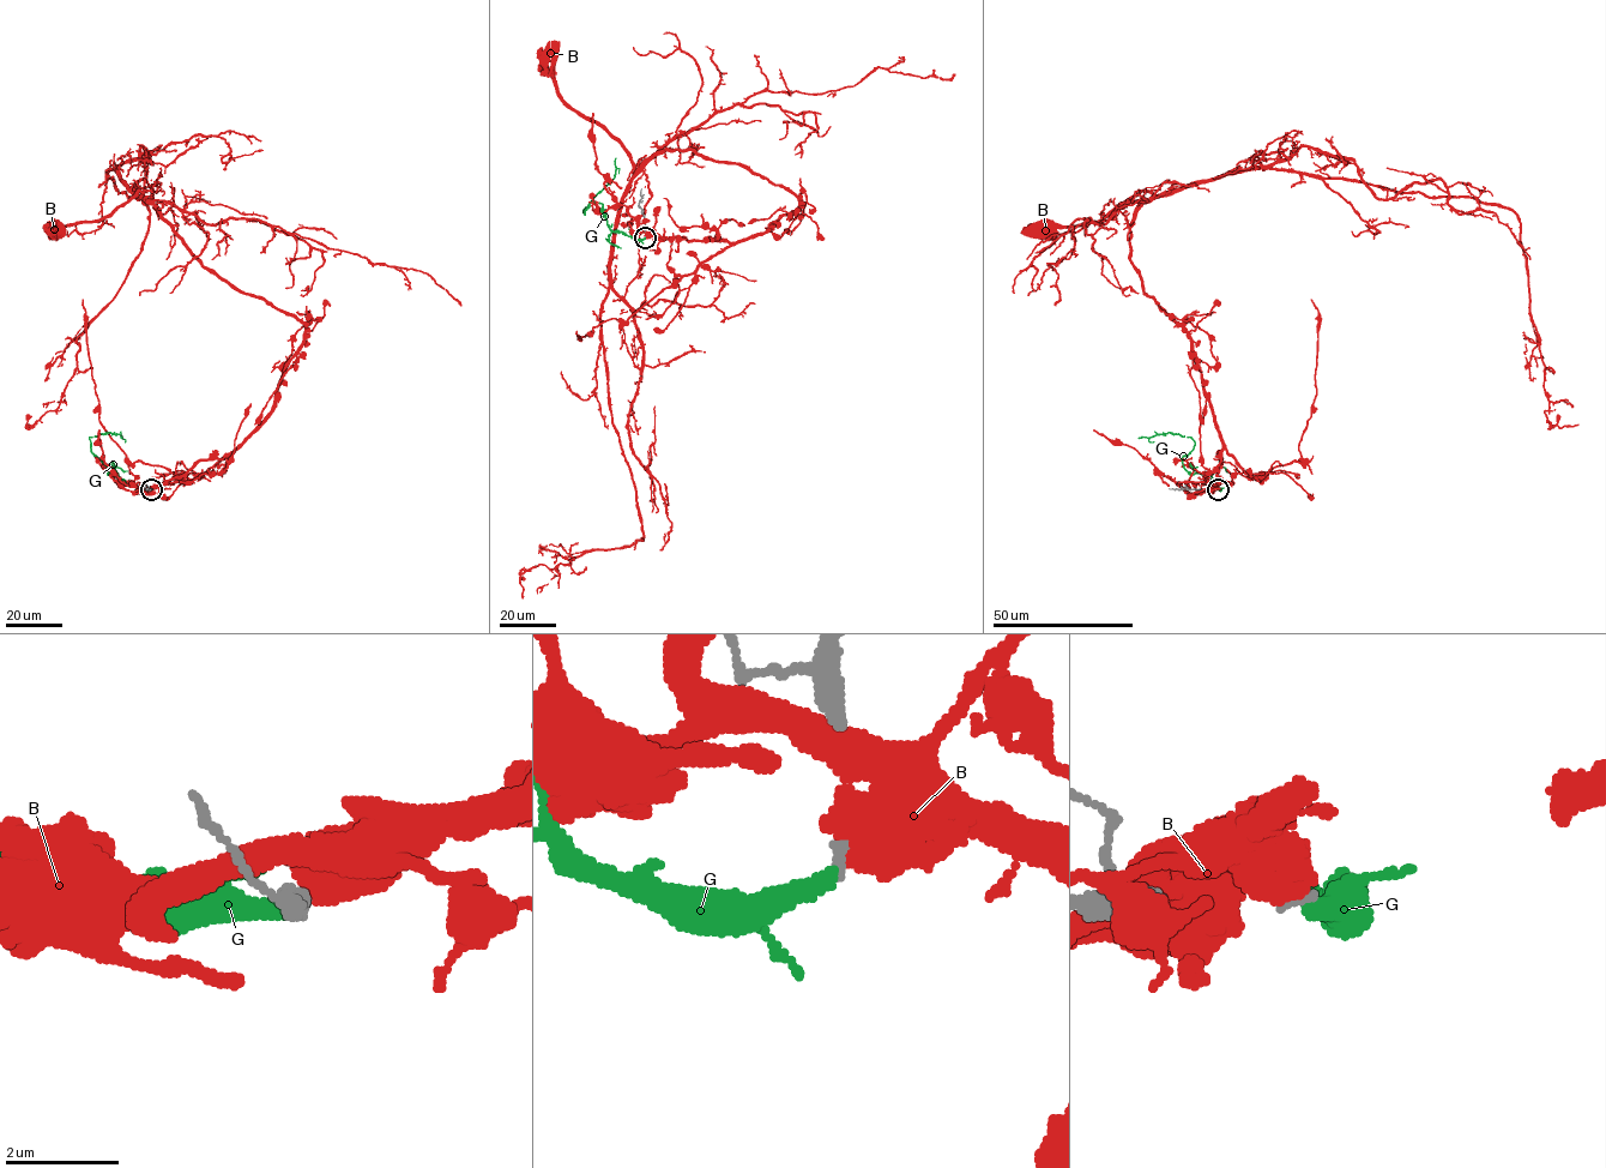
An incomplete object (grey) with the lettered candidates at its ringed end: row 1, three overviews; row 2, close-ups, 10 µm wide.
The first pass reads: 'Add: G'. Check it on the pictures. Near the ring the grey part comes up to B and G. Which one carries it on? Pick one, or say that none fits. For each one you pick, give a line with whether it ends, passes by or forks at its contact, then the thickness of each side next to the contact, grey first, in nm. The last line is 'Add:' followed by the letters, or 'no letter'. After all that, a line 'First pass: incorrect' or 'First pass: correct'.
Add: no letter
First pass: incorrect

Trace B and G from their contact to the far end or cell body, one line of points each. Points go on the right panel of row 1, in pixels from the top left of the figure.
B: (1218, 489), (1223, 441), (1190, 337), (1143, 292), (1130, 259), (1129, 224), (1149, 192), (1100, 221), (1030, 232)
G: (1218, 489), (1209, 475), (1189, 473), (1183, 467), (1182, 458), (1193, 449), (1191, 438), (1170, 432), (1137, 438)

